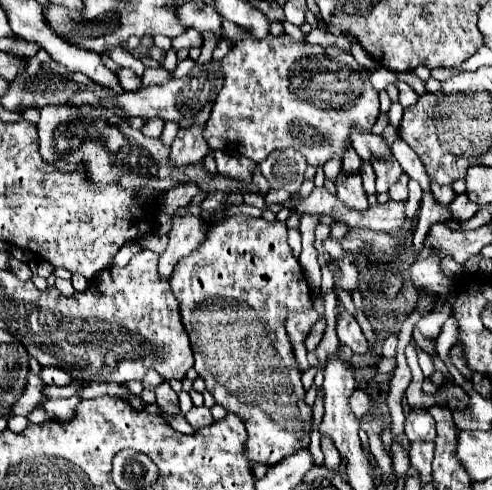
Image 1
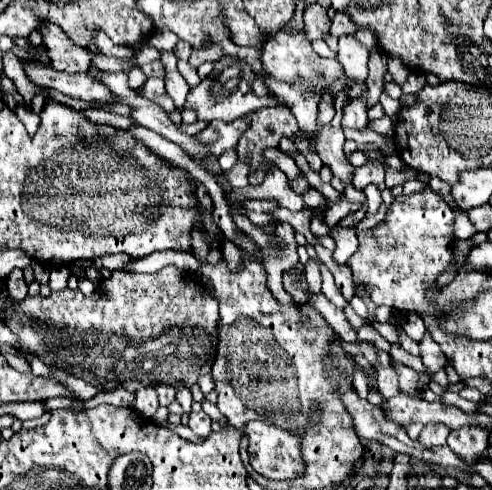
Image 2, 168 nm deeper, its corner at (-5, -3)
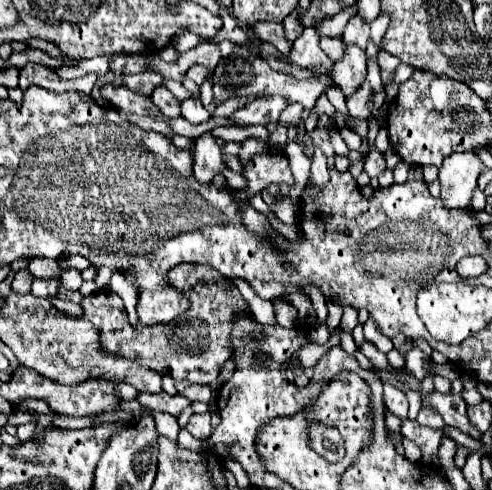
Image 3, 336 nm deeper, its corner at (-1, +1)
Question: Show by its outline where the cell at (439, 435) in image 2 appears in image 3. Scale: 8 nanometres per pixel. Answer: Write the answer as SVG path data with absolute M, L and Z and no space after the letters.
M423 406L423 408L419 410L417 422L419 422L421 426L429 426L429 428L435 428L435 430L443 430L443 428L445 428L443 418L439 416L439 412L437 412L433 406Z

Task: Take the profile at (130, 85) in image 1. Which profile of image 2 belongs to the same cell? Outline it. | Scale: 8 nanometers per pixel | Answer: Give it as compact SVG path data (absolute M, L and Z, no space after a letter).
M149 78L149 80L145 80L145 84L139 88L139 94L141 94L143 98L159 104L165 112L175 110L175 104L173 104L173 100L169 98L169 94L167 94L167 90L165 90L165 82L163 82L161 78Z

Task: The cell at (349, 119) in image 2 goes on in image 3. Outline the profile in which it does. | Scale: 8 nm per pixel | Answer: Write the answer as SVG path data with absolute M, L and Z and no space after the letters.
M351 44L351 46L345 46L343 58L333 64L331 76L339 84L339 88L343 90L345 96L351 96L363 84L365 74L367 74L365 60L367 60L365 50Z

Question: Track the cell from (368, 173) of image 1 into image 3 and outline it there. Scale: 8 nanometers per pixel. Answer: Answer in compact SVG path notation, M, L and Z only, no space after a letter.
M377 148L367 156L365 160L365 168L363 168L371 178L377 178L383 170L385 170L385 156L383 152L379 152Z

